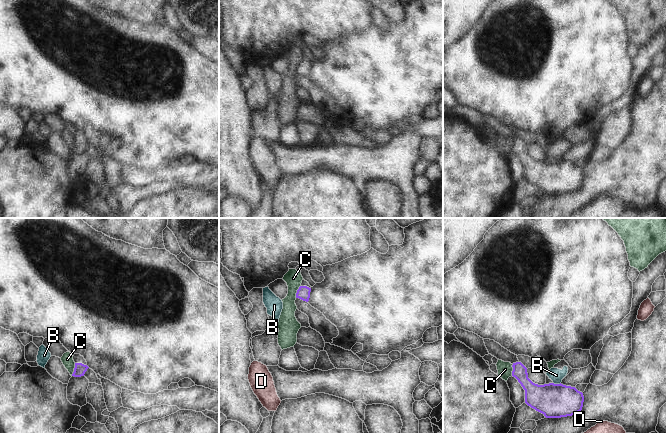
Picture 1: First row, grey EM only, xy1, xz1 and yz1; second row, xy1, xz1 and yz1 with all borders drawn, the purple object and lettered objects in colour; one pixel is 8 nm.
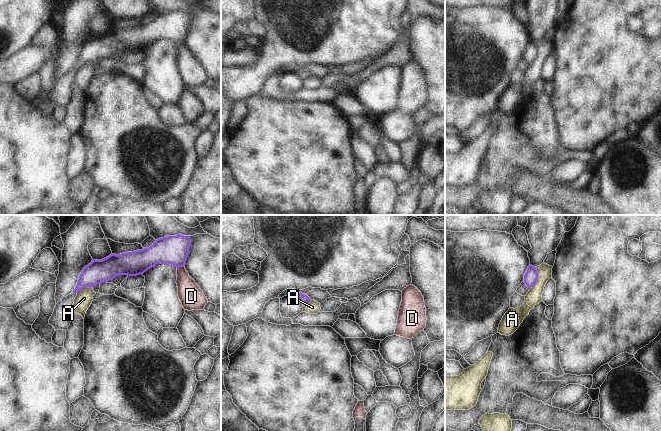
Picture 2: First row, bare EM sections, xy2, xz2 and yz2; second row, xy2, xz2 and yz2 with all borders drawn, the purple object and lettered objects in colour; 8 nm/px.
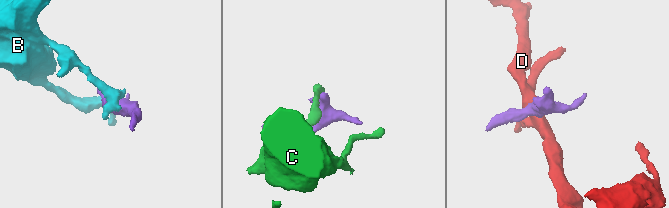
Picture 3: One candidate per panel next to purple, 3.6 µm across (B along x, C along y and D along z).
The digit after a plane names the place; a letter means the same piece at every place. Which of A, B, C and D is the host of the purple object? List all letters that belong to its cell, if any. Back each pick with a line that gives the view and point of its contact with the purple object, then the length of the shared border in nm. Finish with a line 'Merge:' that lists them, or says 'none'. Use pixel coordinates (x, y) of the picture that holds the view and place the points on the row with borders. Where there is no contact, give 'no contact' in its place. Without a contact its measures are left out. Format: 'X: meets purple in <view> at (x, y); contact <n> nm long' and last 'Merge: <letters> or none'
Merge: none

